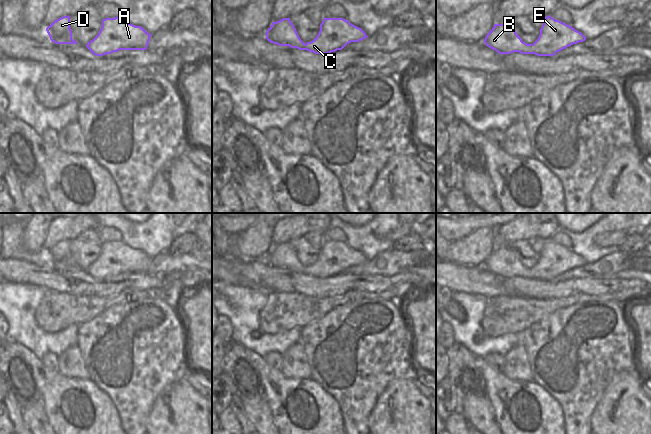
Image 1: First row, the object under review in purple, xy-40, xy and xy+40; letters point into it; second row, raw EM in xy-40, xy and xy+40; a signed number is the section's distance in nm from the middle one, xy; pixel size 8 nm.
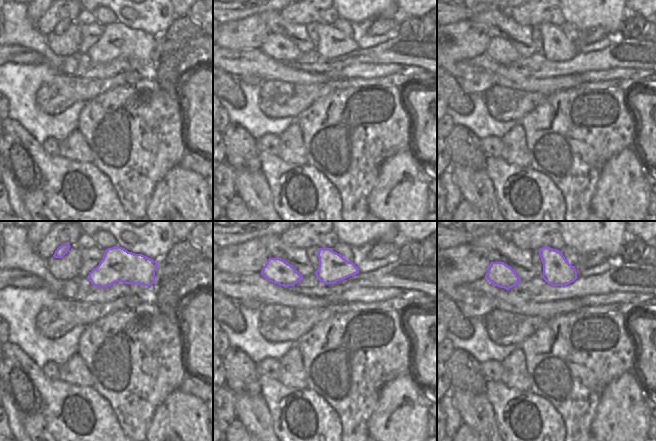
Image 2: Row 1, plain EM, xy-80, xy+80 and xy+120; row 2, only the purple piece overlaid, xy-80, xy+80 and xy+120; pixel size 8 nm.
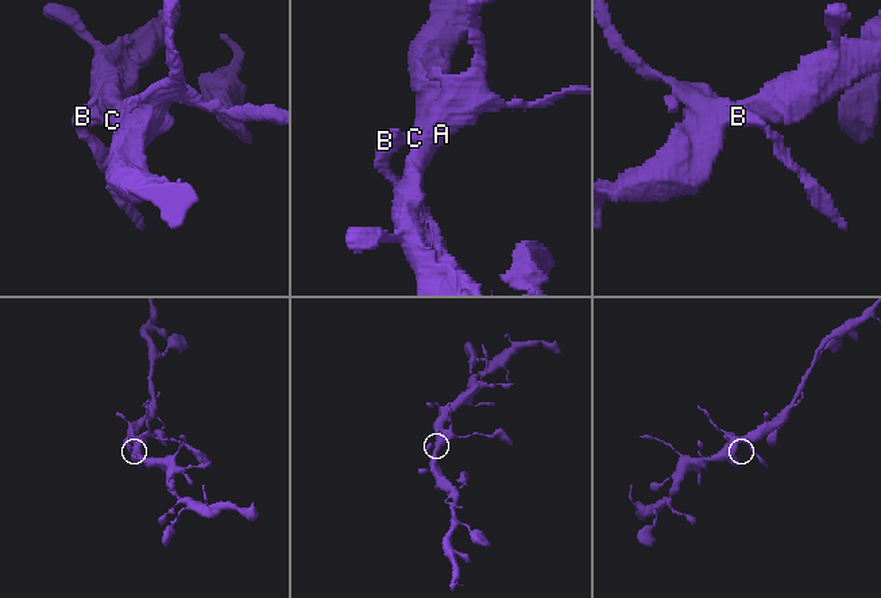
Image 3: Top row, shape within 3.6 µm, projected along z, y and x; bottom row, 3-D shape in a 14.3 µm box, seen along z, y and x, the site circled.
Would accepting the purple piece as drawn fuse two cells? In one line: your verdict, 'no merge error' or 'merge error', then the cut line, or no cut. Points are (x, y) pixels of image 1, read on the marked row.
merge error | xy+40 (529, 44), (532, 53)

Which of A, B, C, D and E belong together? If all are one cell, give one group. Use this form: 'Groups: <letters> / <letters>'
Groups: A C E / B D.

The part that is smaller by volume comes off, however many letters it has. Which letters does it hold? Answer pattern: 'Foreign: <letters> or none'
Foreign: B, D

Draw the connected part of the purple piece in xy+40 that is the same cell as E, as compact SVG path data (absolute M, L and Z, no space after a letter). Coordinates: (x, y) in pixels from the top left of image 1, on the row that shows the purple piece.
M546 16L538 39L530 47L532 54L537 56L554 56L557 52L585 40L586 37L572 26Z

